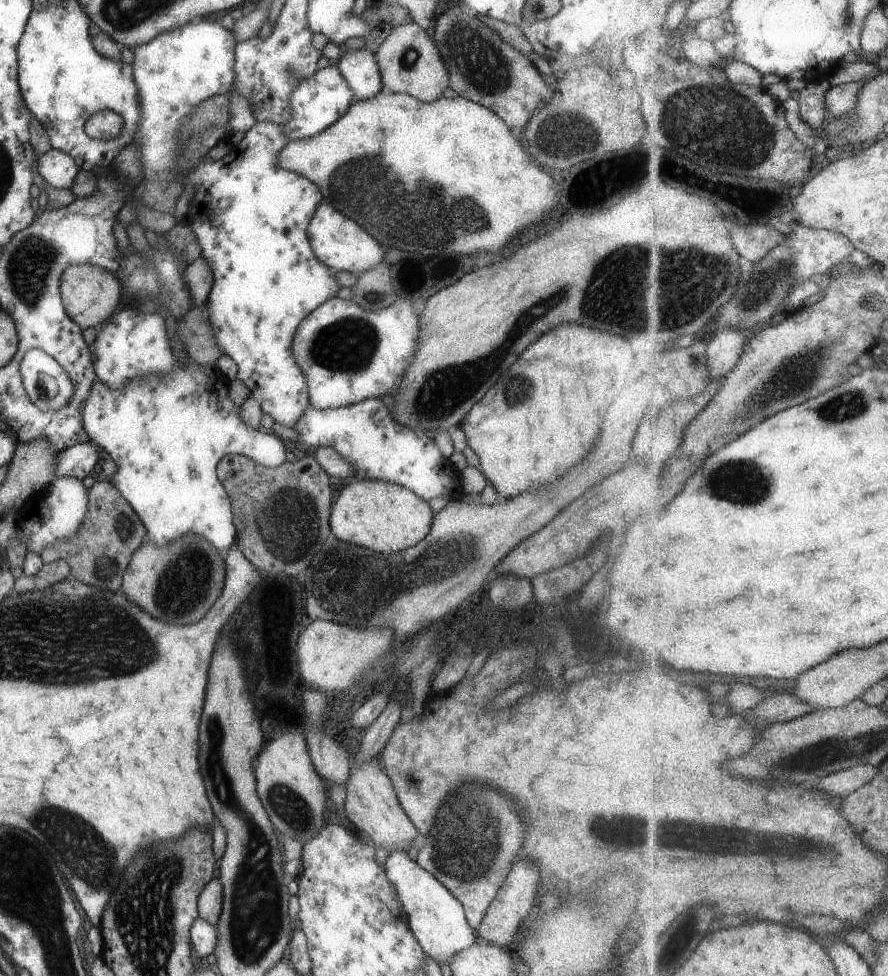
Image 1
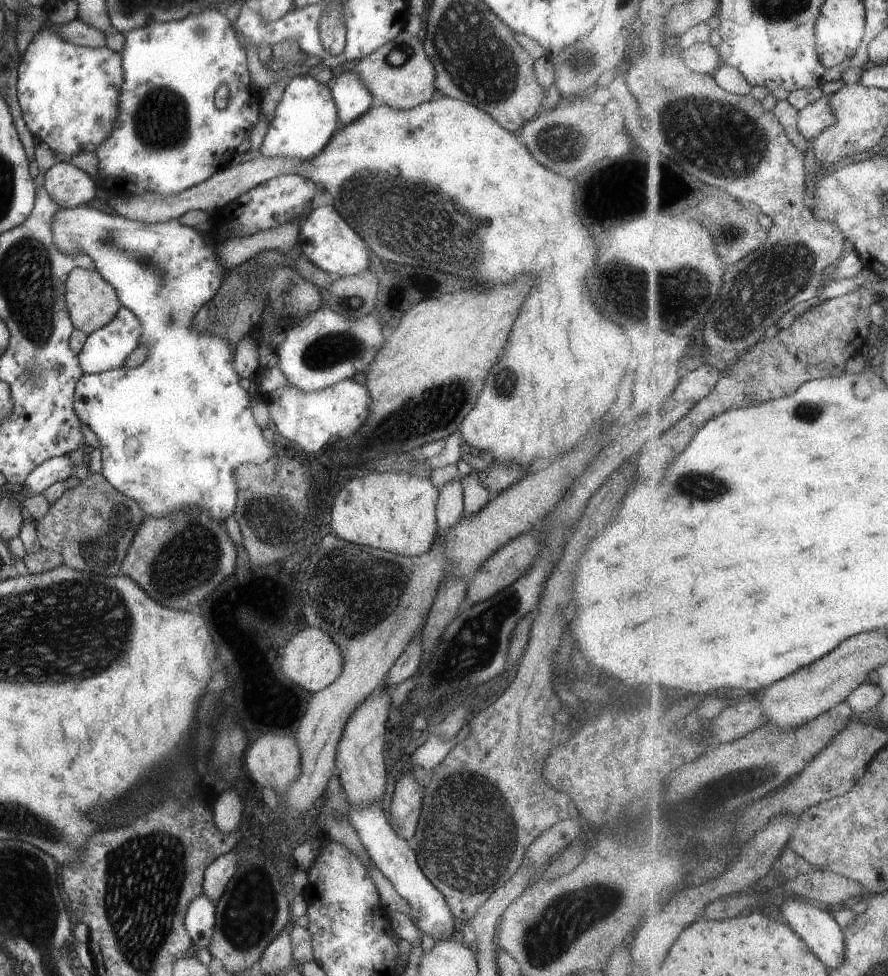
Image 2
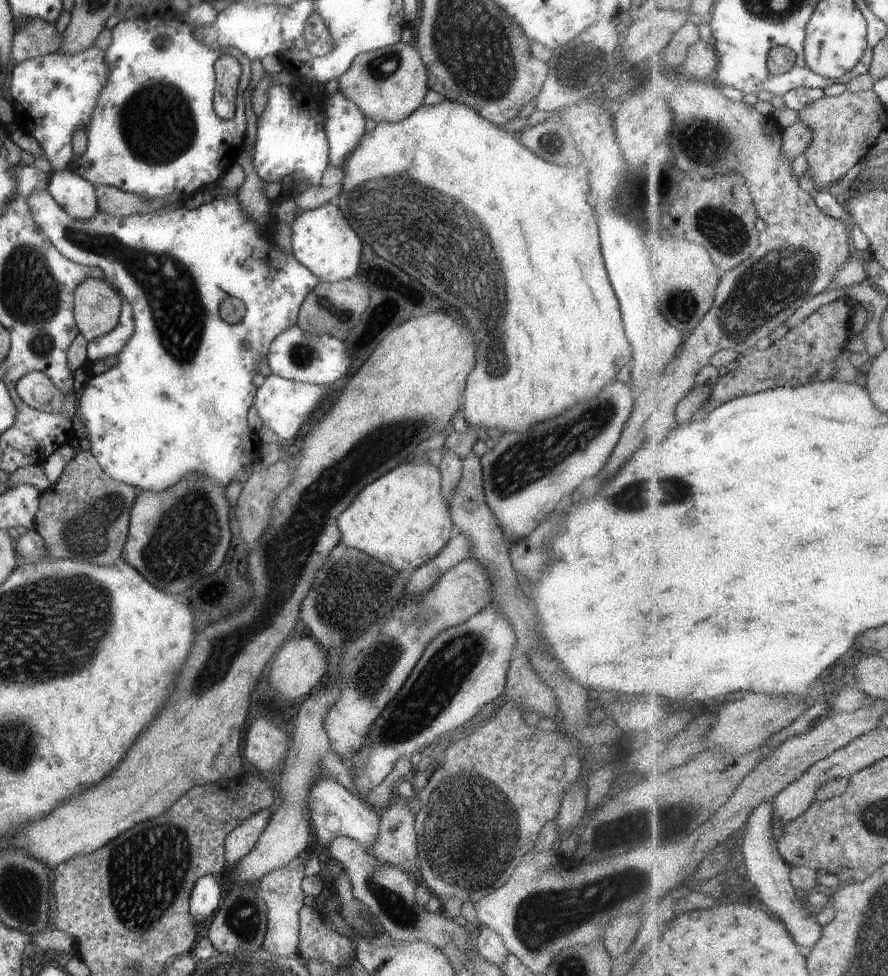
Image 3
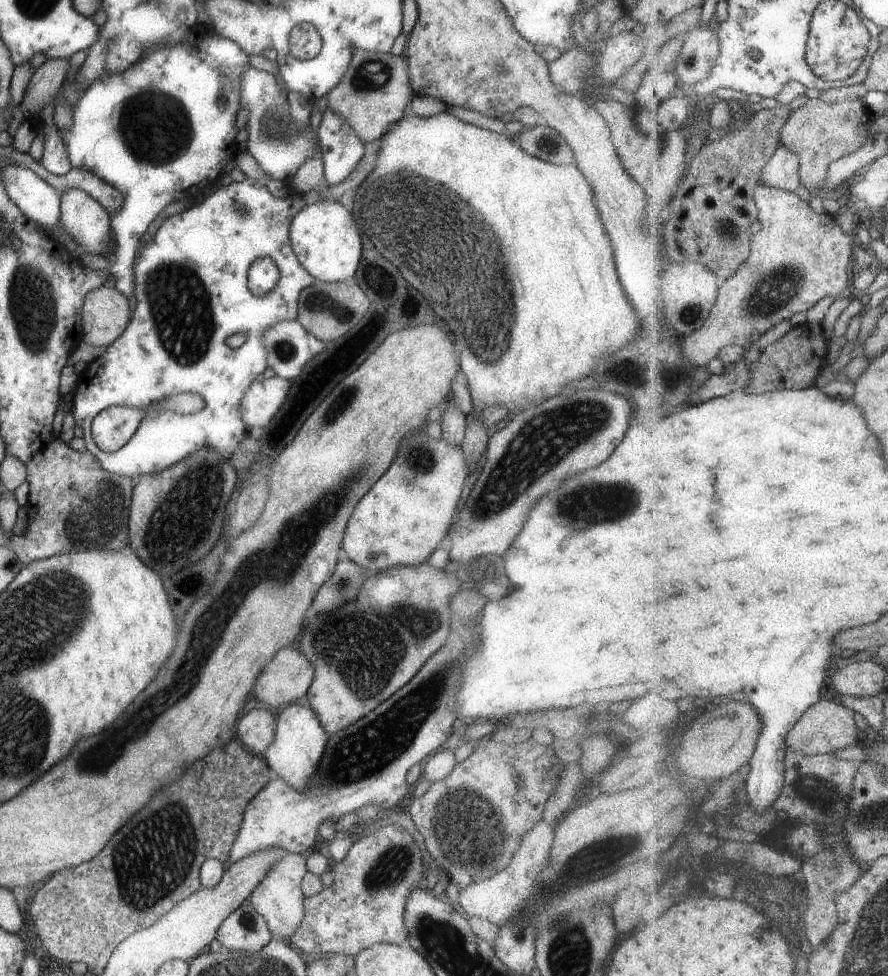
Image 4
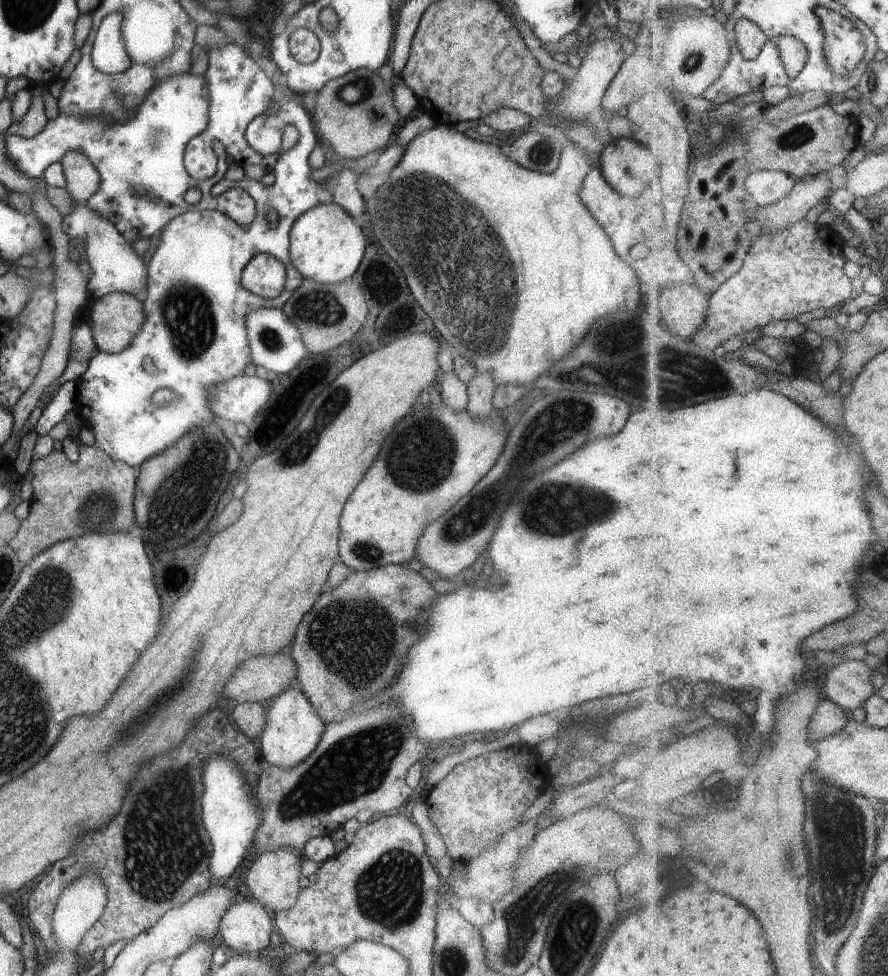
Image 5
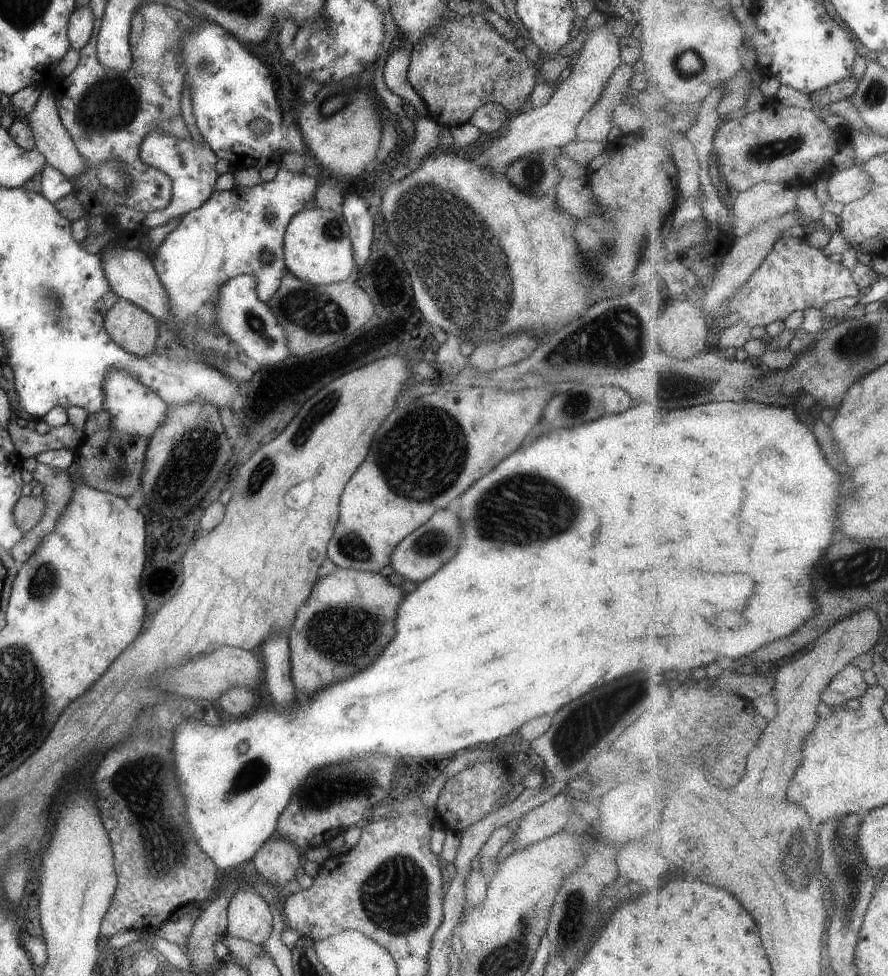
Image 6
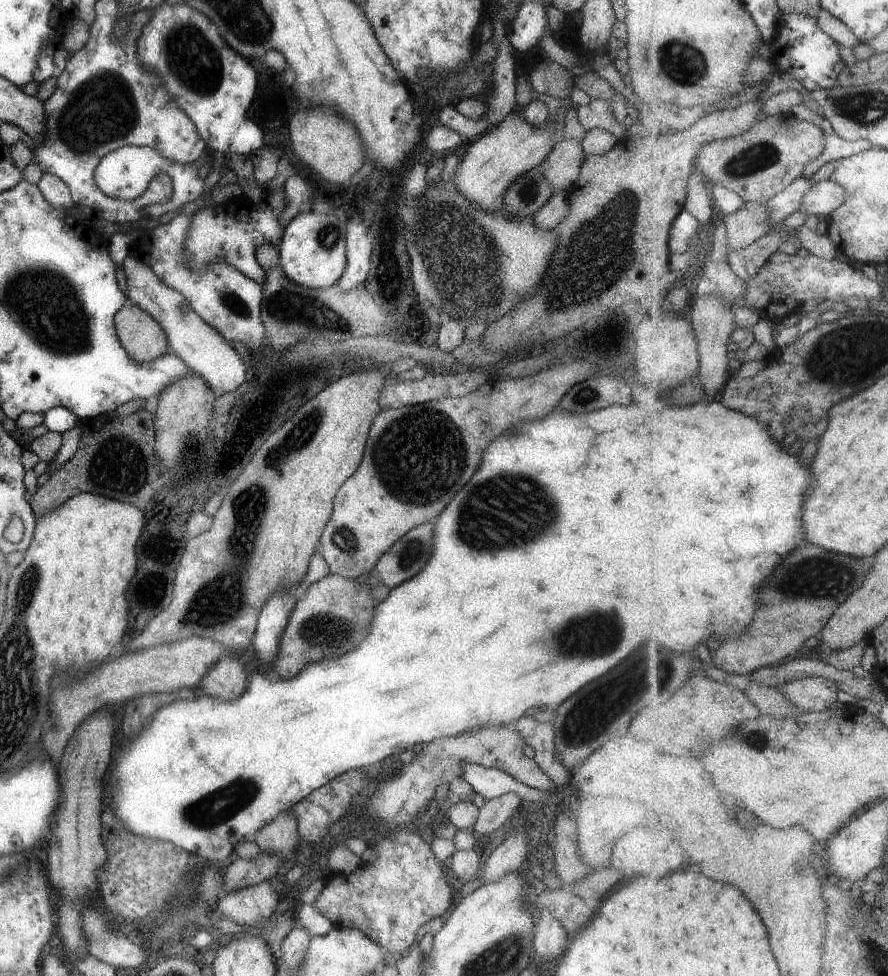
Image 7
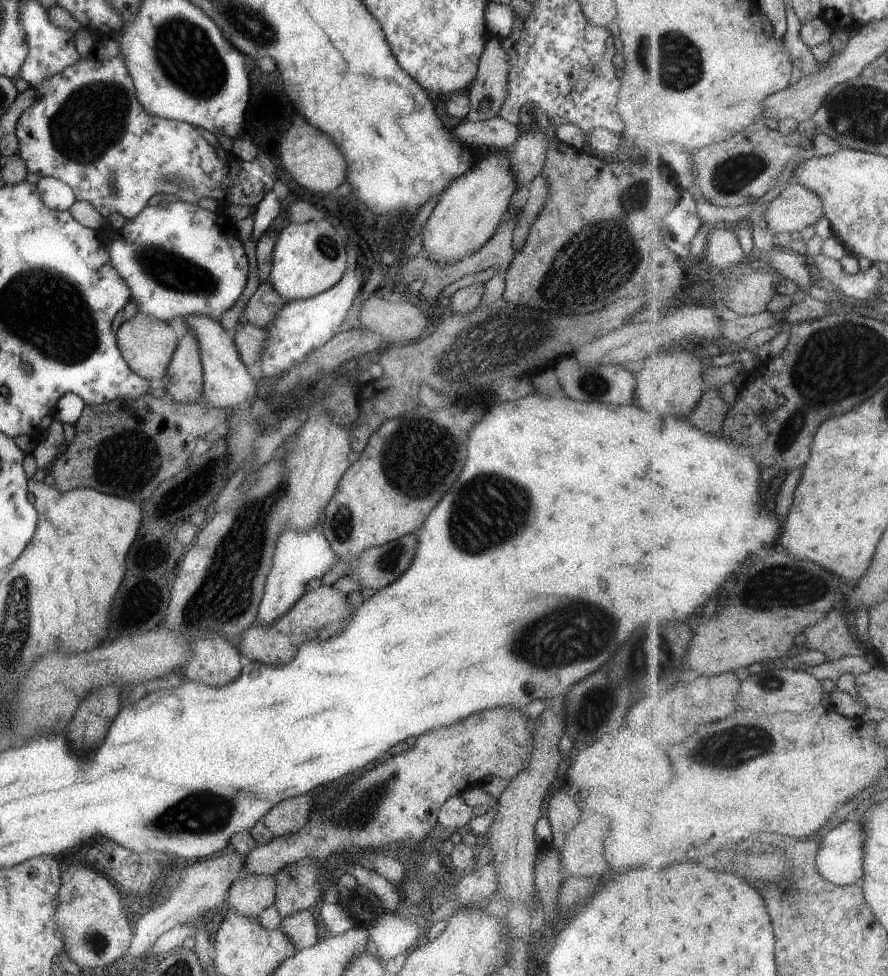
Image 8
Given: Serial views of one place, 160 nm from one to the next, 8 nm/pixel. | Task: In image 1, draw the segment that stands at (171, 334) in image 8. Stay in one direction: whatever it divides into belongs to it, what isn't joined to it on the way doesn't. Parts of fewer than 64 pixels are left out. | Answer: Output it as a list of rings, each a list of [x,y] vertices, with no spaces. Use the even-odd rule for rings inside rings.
[[[79,263],[64,268],[60,274],[60,297],[64,311],[81,329],[97,328],[115,310],[120,294],[120,282],[107,269]]]

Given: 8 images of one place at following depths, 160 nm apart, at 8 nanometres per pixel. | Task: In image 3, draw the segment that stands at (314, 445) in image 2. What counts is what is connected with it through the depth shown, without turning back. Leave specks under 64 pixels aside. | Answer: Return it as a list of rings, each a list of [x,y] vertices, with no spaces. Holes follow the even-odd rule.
[[[268,375],[256,388],[253,405],[262,420],[262,426],[270,428],[279,438],[289,440],[293,434],[297,434],[305,426],[305,422],[319,408],[319,404],[327,400],[329,394],[331,390],[323,385],[310,385],[291,379],[282,379],[277,375]]]

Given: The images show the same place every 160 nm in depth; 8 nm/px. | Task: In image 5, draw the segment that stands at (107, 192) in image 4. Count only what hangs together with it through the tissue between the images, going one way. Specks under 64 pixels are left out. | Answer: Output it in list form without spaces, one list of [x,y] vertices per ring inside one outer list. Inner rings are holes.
[[[66,152],[59,161],[64,174],[64,189],[77,203],[84,203],[98,189],[100,180],[91,161],[78,152]]]

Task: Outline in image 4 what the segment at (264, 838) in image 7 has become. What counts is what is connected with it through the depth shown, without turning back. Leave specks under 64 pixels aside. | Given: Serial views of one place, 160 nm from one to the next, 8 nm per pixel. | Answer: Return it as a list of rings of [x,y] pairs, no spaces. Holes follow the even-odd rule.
[[[287,853],[275,863],[266,875],[257,883],[249,897],[250,905],[264,919],[273,939],[288,943],[288,938],[299,924],[304,913],[304,896],[301,890],[301,878],[306,871],[306,854]]]

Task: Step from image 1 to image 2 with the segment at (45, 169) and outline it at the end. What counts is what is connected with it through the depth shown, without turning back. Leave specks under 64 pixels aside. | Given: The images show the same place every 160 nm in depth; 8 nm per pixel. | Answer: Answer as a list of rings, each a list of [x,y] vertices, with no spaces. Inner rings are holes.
[[[57,160],[44,173],[44,189],[48,192],[51,200],[54,200],[59,205],[60,209],[85,206],[87,201],[94,198],[94,186],[95,180],[67,161]]]

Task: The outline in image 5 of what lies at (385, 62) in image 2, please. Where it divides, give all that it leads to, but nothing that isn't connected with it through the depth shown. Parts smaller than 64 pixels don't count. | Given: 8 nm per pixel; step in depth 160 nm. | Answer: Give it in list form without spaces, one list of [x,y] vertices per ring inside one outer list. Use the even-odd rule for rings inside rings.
[[[359,67],[328,80],[316,92],[311,121],[315,132],[331,145],[337,158],[359,158],[374,150],[382,150],[398,120],[393,107],[392,91],[385,86],[376,70]]]

